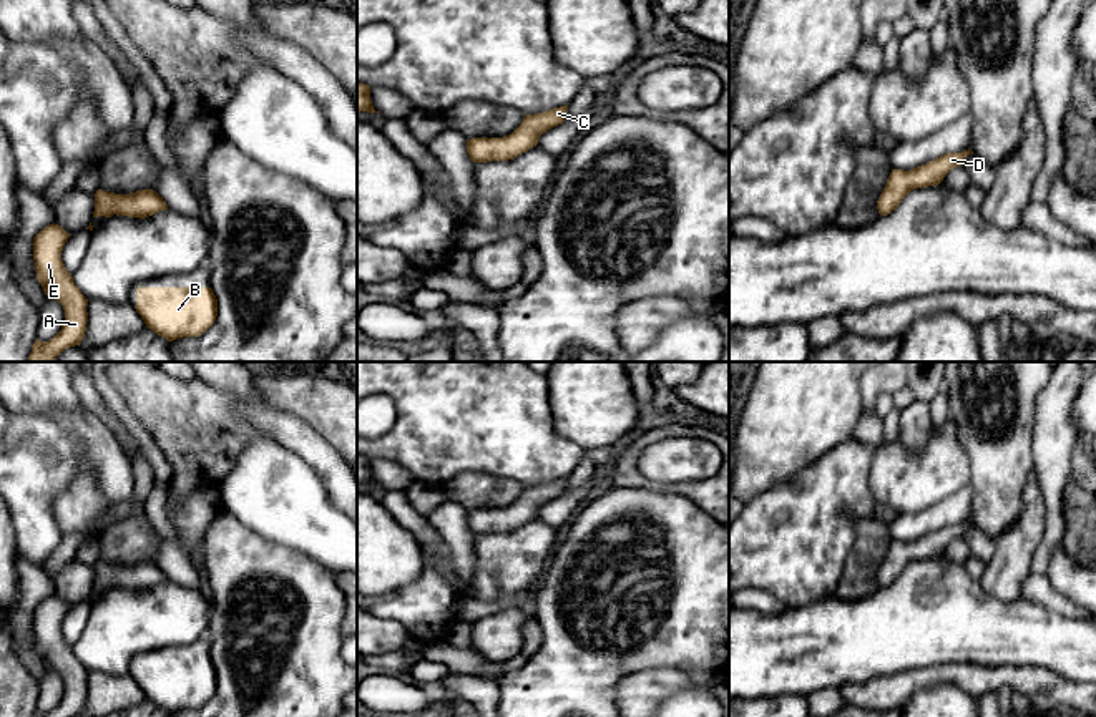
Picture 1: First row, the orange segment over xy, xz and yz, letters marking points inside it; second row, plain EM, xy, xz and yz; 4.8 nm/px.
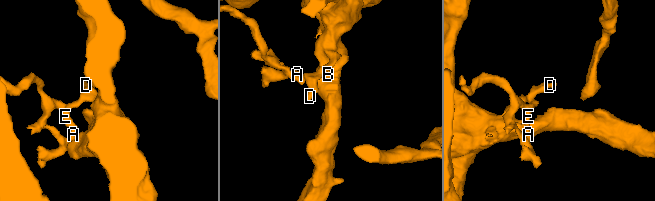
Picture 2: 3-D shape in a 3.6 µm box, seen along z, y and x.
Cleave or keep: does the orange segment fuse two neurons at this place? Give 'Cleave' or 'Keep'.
Cleave

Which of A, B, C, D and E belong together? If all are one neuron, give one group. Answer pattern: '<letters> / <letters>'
A E / B C D

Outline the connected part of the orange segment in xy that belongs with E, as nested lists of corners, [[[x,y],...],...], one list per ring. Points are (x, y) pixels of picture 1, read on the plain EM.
[[[53,594],[33,609],[37,652],[46,667],[58,672],[65,682],[61,702],[48,714],[37,710],[33,717],[80,717],[85,709],[88,671],[75,657],[61,632],[61,622],[70,607],[61,598]]]

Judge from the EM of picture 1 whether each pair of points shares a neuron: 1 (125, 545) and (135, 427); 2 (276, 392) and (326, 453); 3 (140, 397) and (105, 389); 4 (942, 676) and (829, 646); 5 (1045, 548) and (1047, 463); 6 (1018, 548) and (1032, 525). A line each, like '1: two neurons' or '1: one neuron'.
1: two neurons
2: two neurons
3: two neurons
4: two neurons
5: one neuron
6: one neuron

